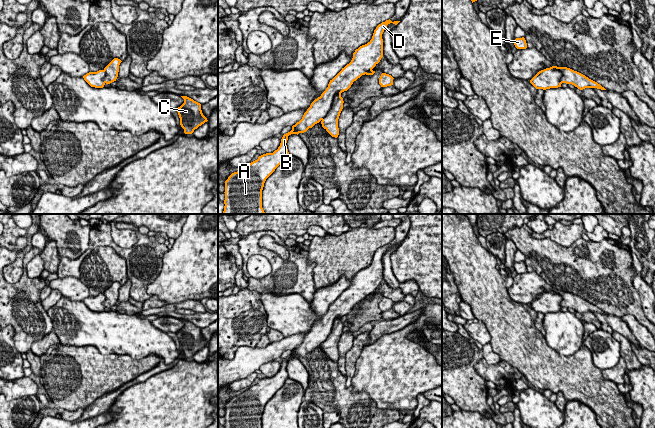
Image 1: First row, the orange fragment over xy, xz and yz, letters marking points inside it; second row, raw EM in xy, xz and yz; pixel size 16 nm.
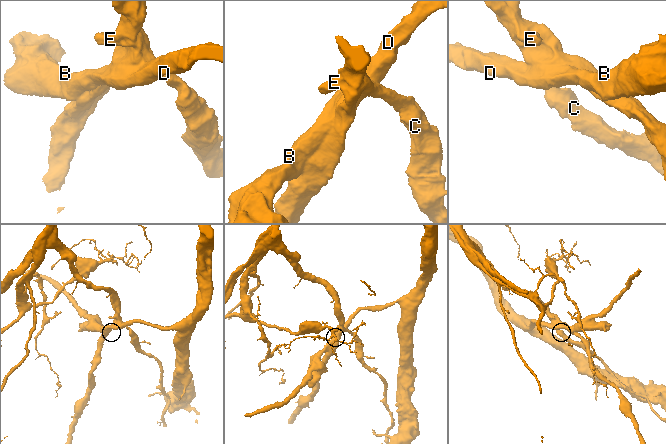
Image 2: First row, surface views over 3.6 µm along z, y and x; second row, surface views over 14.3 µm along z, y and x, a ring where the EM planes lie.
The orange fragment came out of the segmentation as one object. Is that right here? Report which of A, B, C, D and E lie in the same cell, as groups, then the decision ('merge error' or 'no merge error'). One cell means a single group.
groups A B D / C E; merge error

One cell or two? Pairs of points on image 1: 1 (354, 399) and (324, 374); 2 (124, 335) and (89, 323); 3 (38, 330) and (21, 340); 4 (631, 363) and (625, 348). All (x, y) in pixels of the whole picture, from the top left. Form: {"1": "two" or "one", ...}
{"1": "one", "2": "one", "3": "one", "4": "one"}

